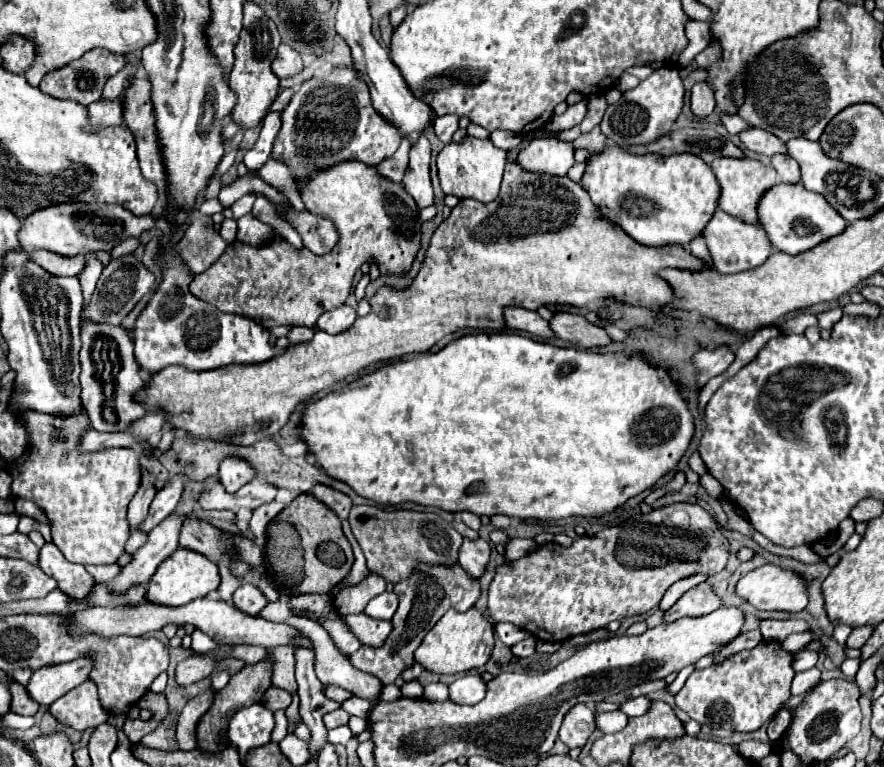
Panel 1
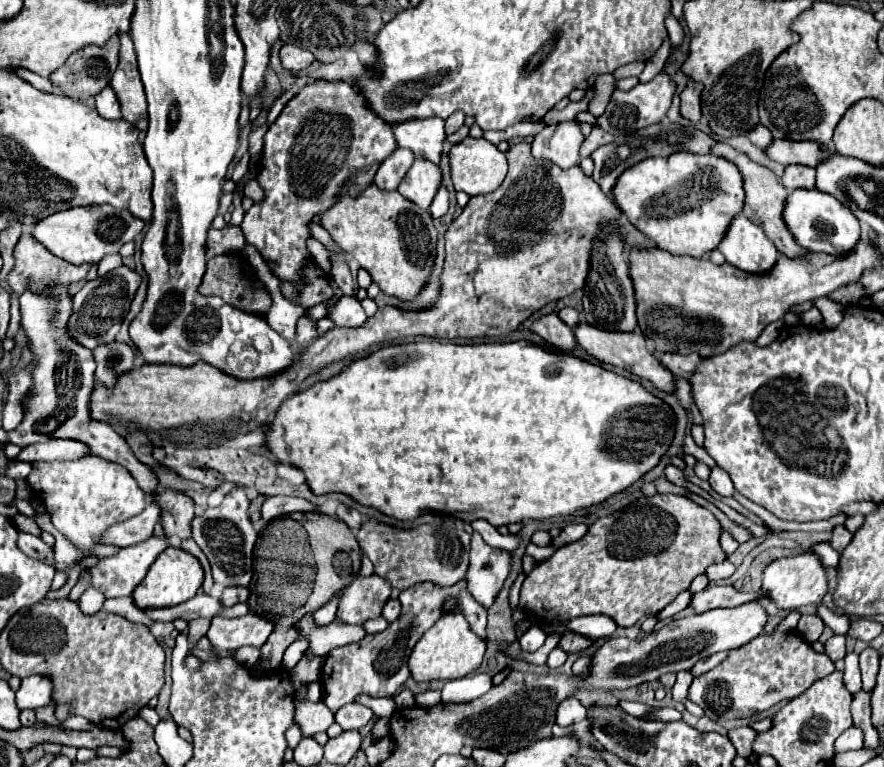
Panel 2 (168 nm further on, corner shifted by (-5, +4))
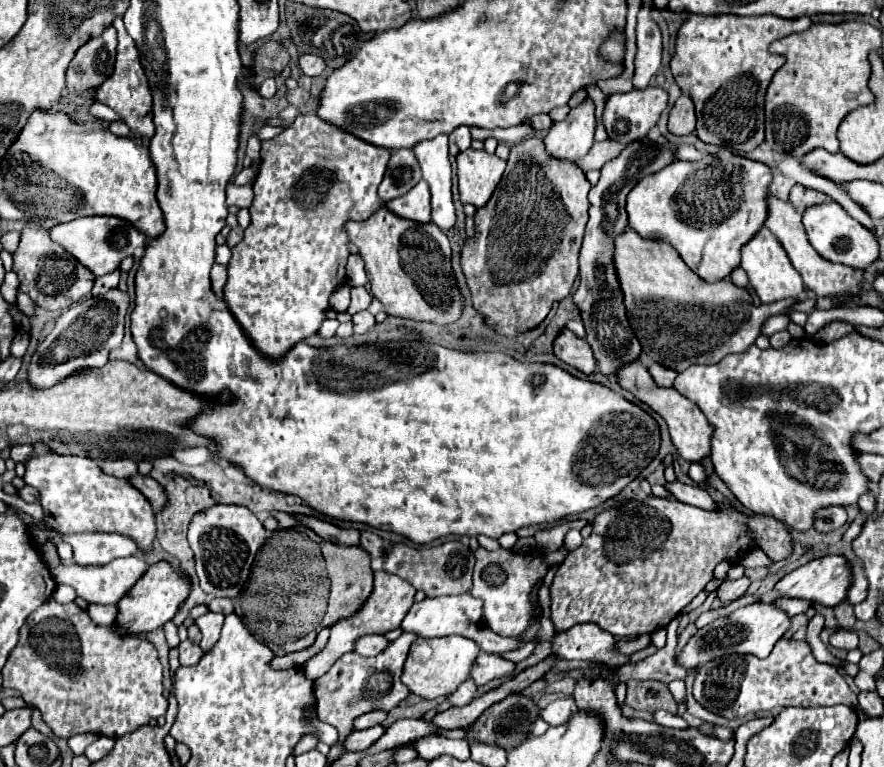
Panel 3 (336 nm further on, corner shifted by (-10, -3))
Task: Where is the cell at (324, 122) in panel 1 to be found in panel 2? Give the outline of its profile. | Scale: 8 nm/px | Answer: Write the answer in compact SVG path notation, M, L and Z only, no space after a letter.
M315 80L307 84L297 96L287 102L281 116L269 126L265 134L255 178L265 196L261 202L255 202L249 212L245 212L245 218L241 222L245 242L259 250L273 276L277 276L281 282L293 282L297 290L301 290L301 272L305 260L313 258L307 250L307 238L311 238L309 224L315 216L329 210L343 192L347 192L351 198L357 198L373 182L377 168L395 148L397 142L393 130L385 126L385 122L375 118L375 114L365 106L359 90L351 82Z

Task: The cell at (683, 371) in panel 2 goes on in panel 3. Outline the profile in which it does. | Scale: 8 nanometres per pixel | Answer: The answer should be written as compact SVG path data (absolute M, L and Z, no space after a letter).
M650 363L648 369L650 369L650 375L654 377L654 381L656 381L660 387L672 387L672 385L674 385L674 377L678 375L678 373L674 373L672 369L666 369L664 365L658 365L658 363Z

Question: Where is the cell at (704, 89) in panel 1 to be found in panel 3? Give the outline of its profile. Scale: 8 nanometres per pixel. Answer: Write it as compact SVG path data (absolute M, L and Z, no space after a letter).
M682 93L680 99L676 101L676 105L670 111L668 129L674 135L690 135L690 133L694 133L694 125L696 125L694 103L690 101L690 95L688 93Z

